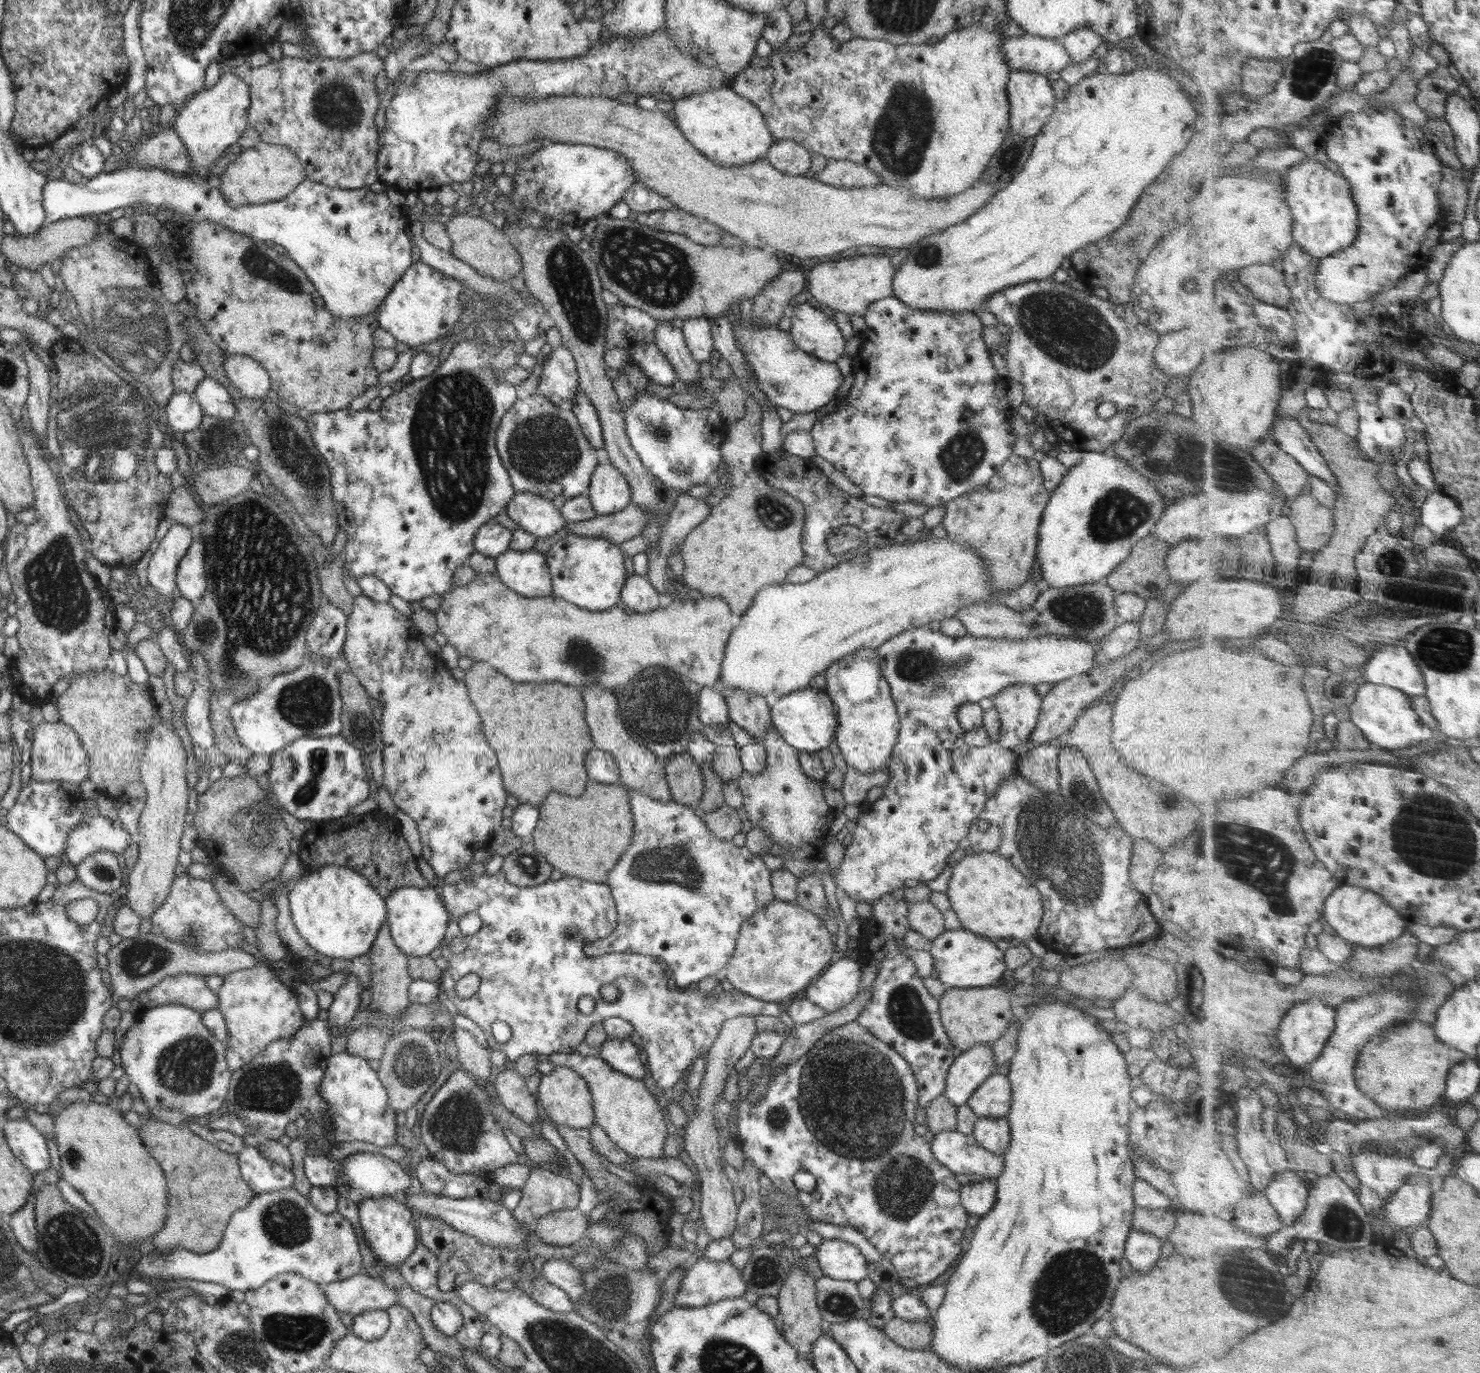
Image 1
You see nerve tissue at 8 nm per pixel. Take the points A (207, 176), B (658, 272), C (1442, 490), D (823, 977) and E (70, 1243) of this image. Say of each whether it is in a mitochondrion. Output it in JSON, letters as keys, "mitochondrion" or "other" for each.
{"A":"other","B":"mitochondrion","C":"other","D":"other","E":"mitochondrion"}

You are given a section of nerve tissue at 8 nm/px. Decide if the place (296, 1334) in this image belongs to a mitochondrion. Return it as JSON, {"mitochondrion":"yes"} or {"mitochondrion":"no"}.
{"mitochondrion":"yes"}

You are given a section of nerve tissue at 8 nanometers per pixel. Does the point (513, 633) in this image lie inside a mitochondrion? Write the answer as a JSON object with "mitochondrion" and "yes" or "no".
{"mitochondrion":"no"}

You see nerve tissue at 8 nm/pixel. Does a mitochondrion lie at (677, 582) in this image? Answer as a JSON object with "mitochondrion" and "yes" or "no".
{"mitochondrion":"no"}

